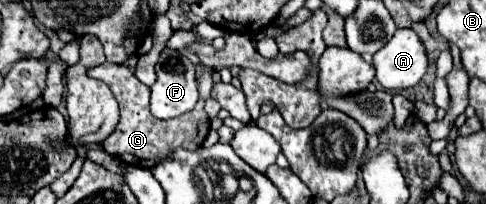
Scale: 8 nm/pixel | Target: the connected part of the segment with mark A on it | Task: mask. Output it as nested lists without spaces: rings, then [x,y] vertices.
[[[396,30],[394,38],[374,54],[376,80],[386,92],[406,90],[420,82],[428,68],[428,56],[414,30]]]

